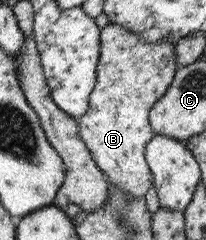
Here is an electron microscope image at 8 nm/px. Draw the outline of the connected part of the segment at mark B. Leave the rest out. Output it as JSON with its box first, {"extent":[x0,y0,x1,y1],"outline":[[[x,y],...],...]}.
{"extent":[77,23,175,198],"outline":[[[107,23],[99,33],[99,61],[95,69],[96,77],[88,98],[88,108],[77,118],[77,136],[85,144],[97,168],[104,174],[109,186],[119,188],[129,198],[141,198],[152,186],[152,174],[145,162],[145,144],[154,135],[149,126],[149,109],[167,90],[175,74],[175,52],[173,42],[157,40],[153,44],[145,44],[137,34]]]}

